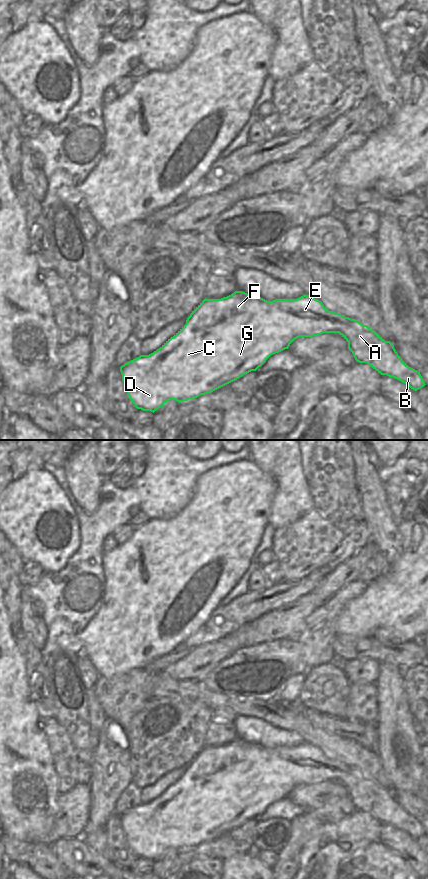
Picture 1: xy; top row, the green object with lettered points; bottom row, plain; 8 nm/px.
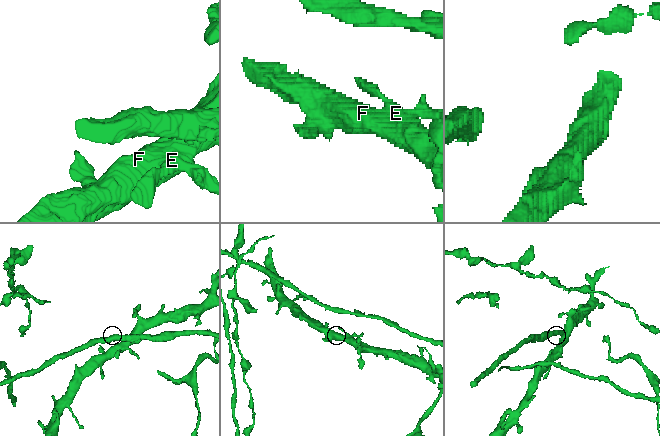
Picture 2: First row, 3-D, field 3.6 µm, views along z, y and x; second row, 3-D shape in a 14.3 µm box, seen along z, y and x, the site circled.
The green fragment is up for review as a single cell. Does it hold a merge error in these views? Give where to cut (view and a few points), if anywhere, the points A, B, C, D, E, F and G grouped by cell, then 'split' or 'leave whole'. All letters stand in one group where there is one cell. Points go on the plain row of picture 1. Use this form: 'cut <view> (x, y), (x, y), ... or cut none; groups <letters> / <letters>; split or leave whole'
cut none; groups A B C D E F G; leave whole

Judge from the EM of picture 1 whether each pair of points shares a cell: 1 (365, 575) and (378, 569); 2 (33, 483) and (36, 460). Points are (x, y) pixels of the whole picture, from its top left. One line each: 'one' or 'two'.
1: one
2: two

